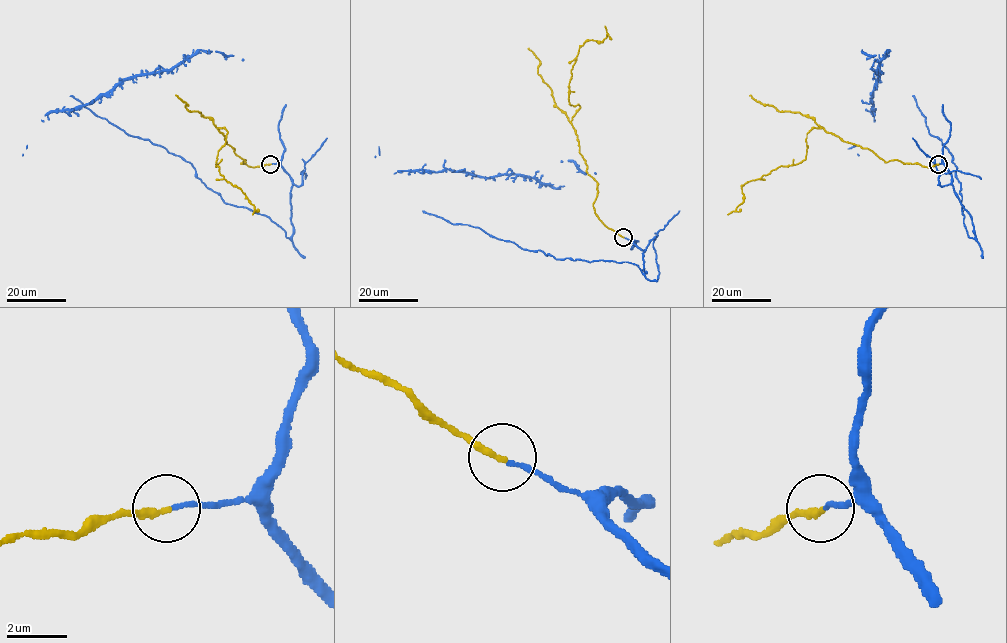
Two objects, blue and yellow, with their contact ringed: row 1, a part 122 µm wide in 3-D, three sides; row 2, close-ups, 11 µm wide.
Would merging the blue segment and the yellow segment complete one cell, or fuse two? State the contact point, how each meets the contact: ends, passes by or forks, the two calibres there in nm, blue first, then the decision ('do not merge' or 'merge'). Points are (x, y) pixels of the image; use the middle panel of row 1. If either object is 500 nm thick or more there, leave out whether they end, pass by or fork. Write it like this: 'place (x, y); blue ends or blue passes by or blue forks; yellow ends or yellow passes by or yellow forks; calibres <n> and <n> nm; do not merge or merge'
place (623, 237); blue ends; yellow ends; calibres 140 and 240 nm; merge

